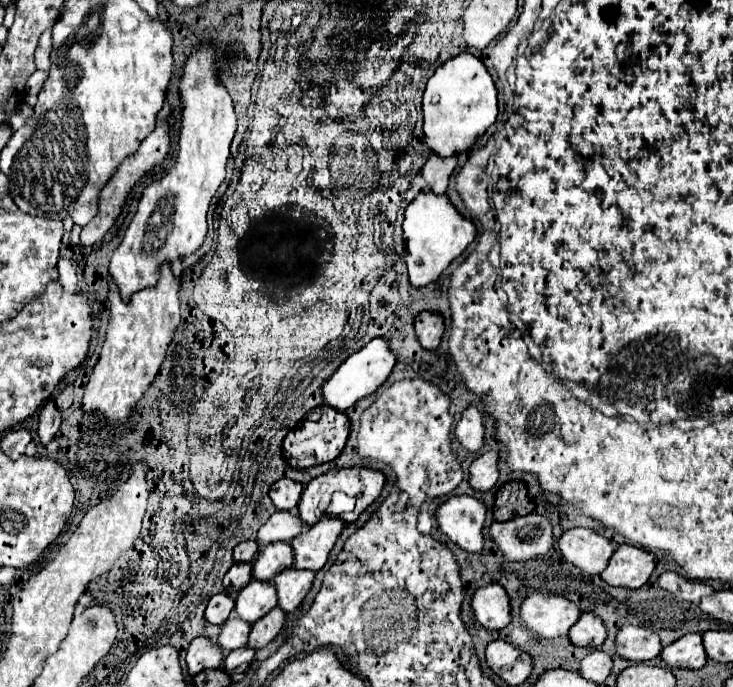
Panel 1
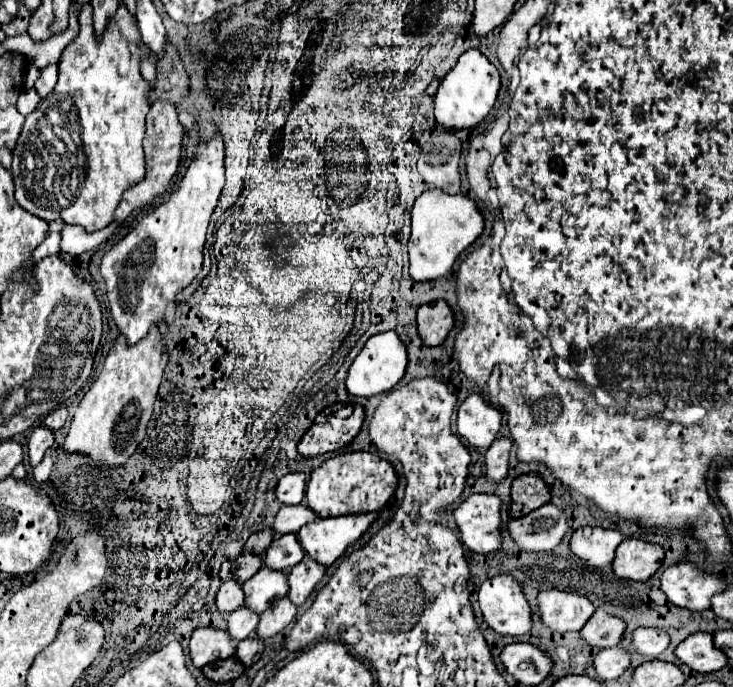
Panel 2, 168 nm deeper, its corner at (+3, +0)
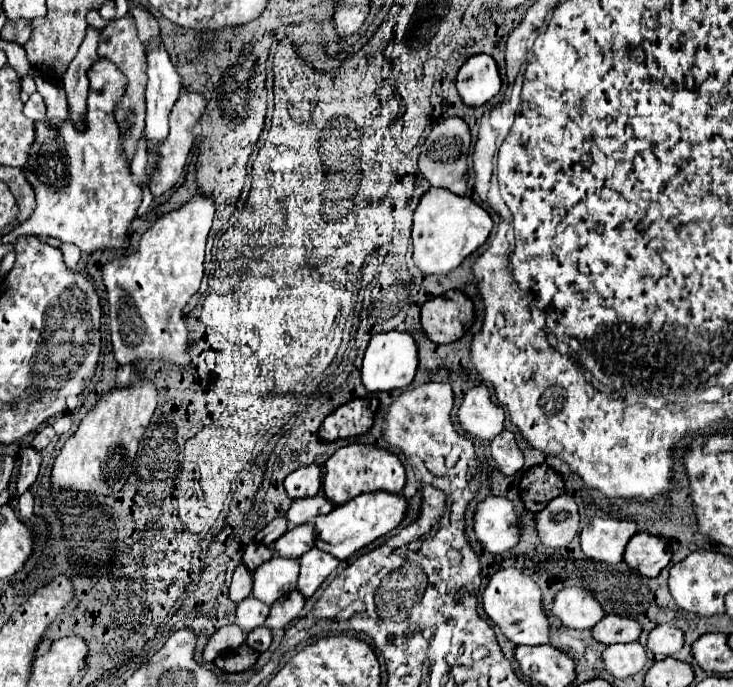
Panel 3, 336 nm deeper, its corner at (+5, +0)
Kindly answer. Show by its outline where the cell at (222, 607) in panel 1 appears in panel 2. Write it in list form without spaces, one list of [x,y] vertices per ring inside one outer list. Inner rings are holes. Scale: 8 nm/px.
[[[235,579],[223,583],[219,593],[217,593],[217,609],[221,609],[221,613],[231,613],[241,605],[243,605],[241,583]]]

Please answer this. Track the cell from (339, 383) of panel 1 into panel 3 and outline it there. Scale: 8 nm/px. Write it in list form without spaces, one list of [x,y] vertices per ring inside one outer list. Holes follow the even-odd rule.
[[[397,331],[377,333],[371,337],[363,357],[361,383],[369,393],[403,389],[413,381],[415,369],[417,369],[417,345],[409,333],[397,333]]]

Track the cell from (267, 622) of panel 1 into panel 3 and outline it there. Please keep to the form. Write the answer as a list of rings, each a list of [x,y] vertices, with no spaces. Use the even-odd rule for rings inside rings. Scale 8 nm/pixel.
[[[291,591],[287,597],[283,597],[283,601],[275,601],[275,605],[271,605],[271,613],[269,613],[265,625],[271,631],[287,627],[287,623],[291,623],[295,617],[299,617],[303,605],[305,605],[303,595],[299,595],[299,591]]]

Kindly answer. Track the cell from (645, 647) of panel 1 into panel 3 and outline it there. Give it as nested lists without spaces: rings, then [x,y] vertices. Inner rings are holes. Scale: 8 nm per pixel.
[[[659,625],[647,637],[647,649],[655,655],[673,655],[683,645],[683,633],[675,625]]]

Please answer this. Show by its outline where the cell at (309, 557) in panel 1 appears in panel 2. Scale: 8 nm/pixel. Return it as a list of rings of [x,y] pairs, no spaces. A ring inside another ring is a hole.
[[[379,511],[319,517],[319,521],[307,523],[297,537],[311,559],[329,567],[347,551],[351,543],[359,541],[377,519]]]

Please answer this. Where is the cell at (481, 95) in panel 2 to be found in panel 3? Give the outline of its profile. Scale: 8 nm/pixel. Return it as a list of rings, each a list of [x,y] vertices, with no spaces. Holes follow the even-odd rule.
[[[471,55],[459,69],[457,93],[467,107],[481,107],[499,93],[501,77],[491,55]]]

